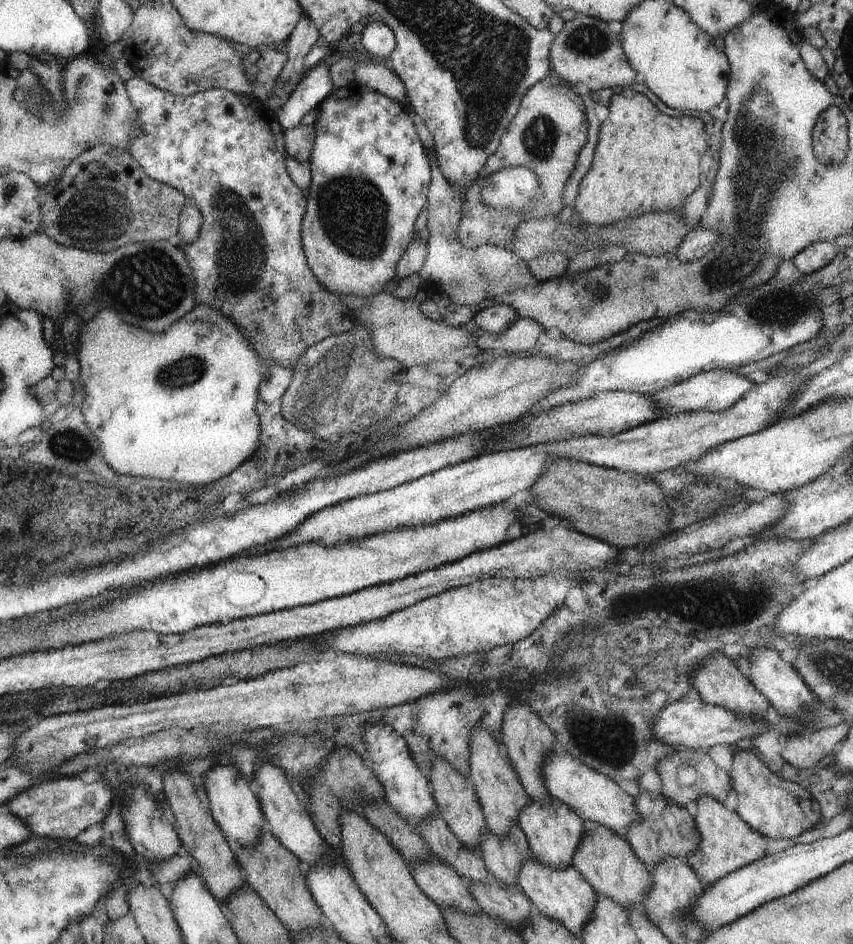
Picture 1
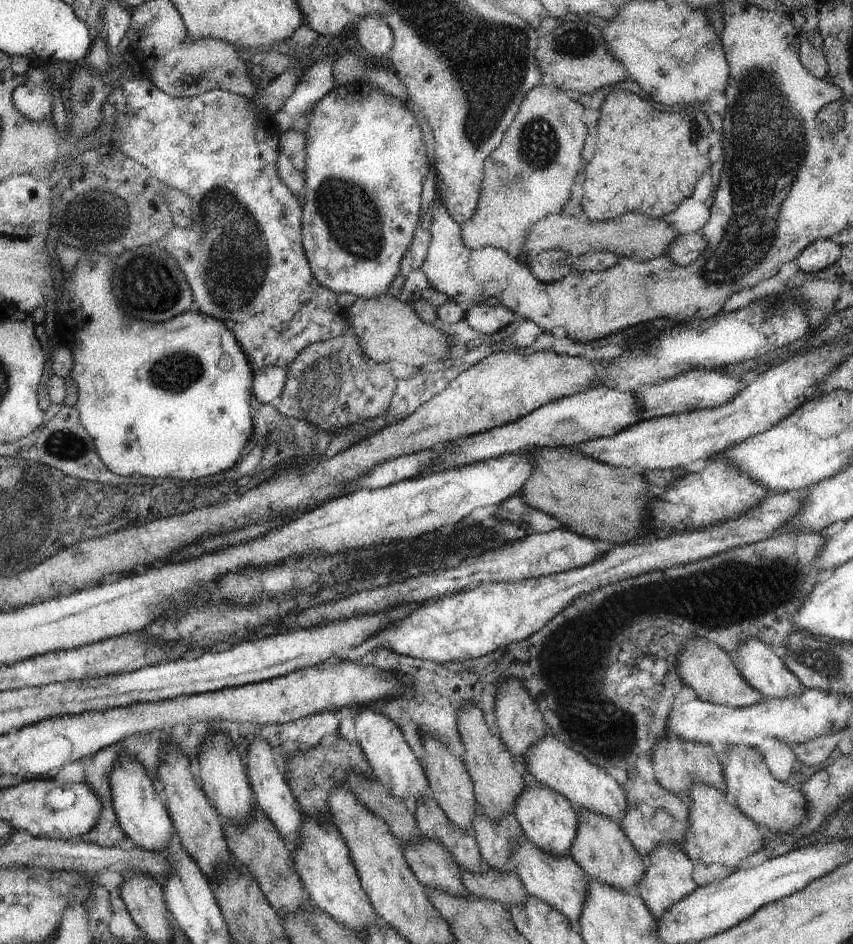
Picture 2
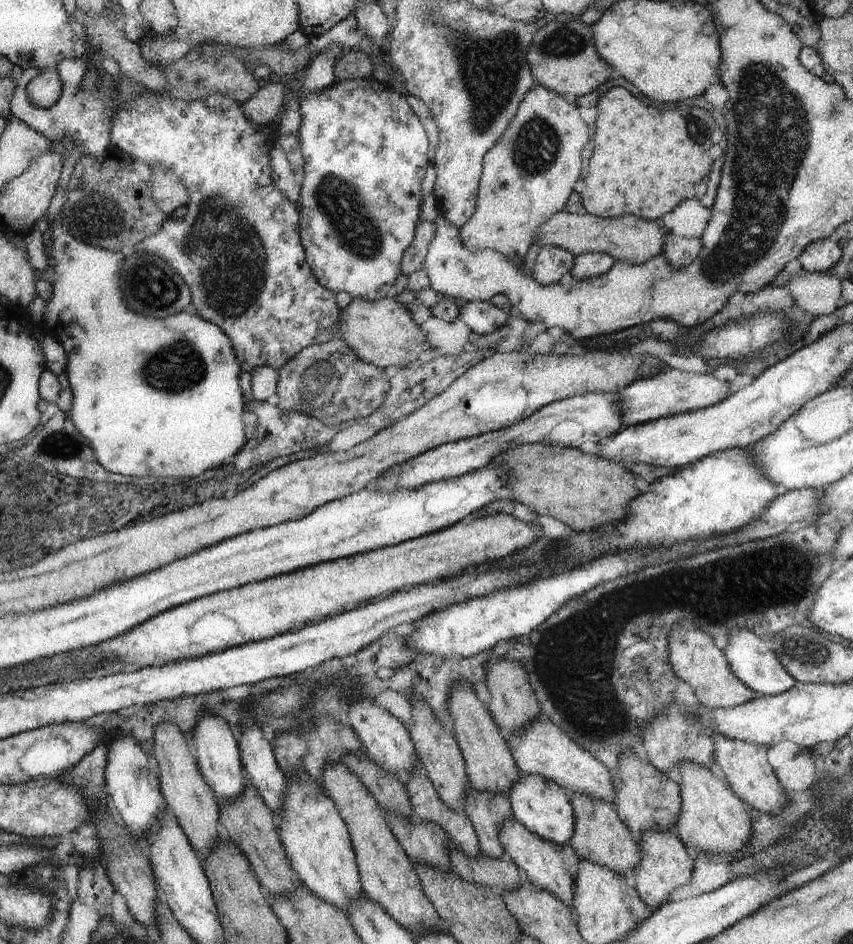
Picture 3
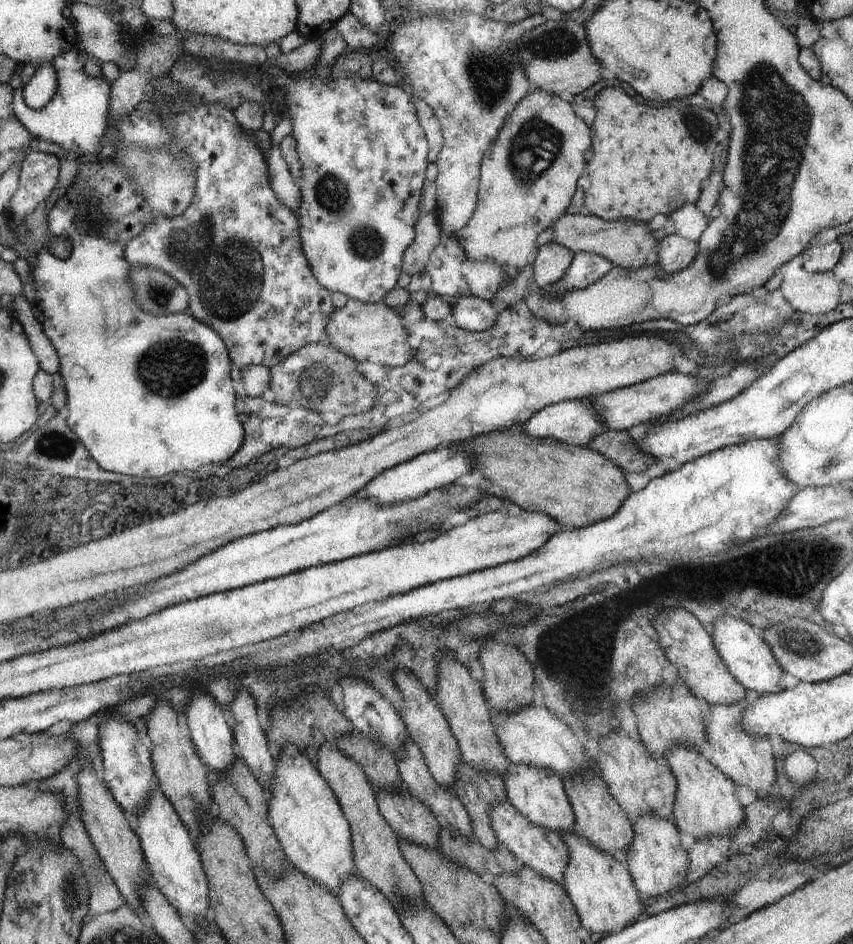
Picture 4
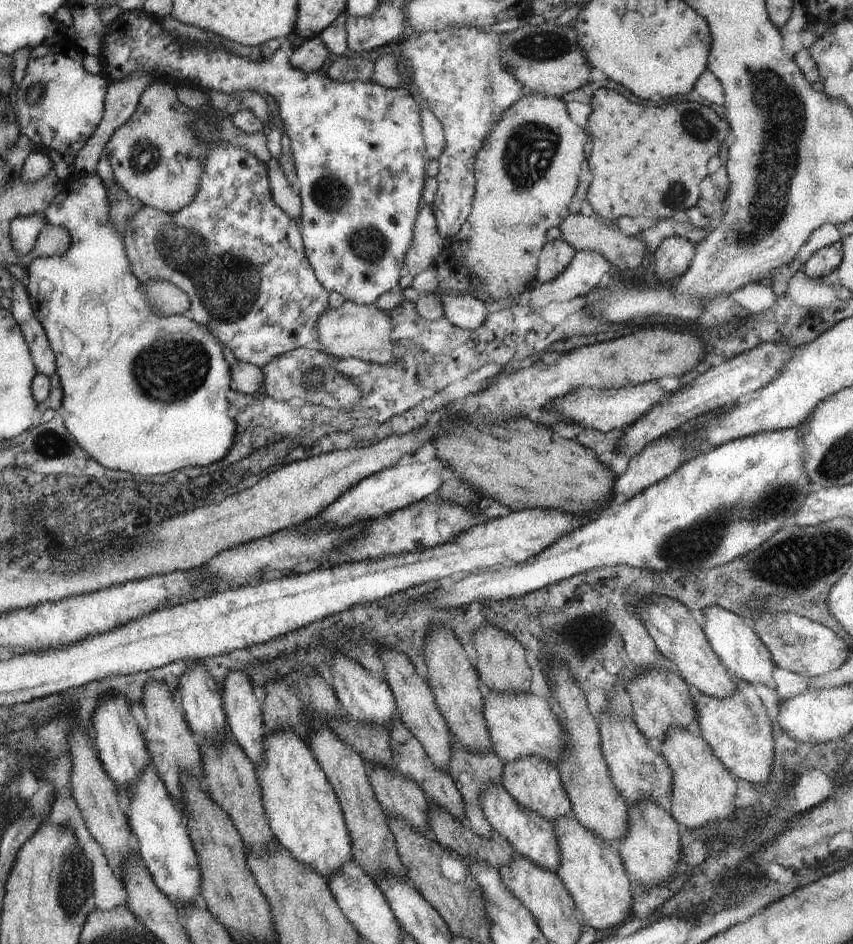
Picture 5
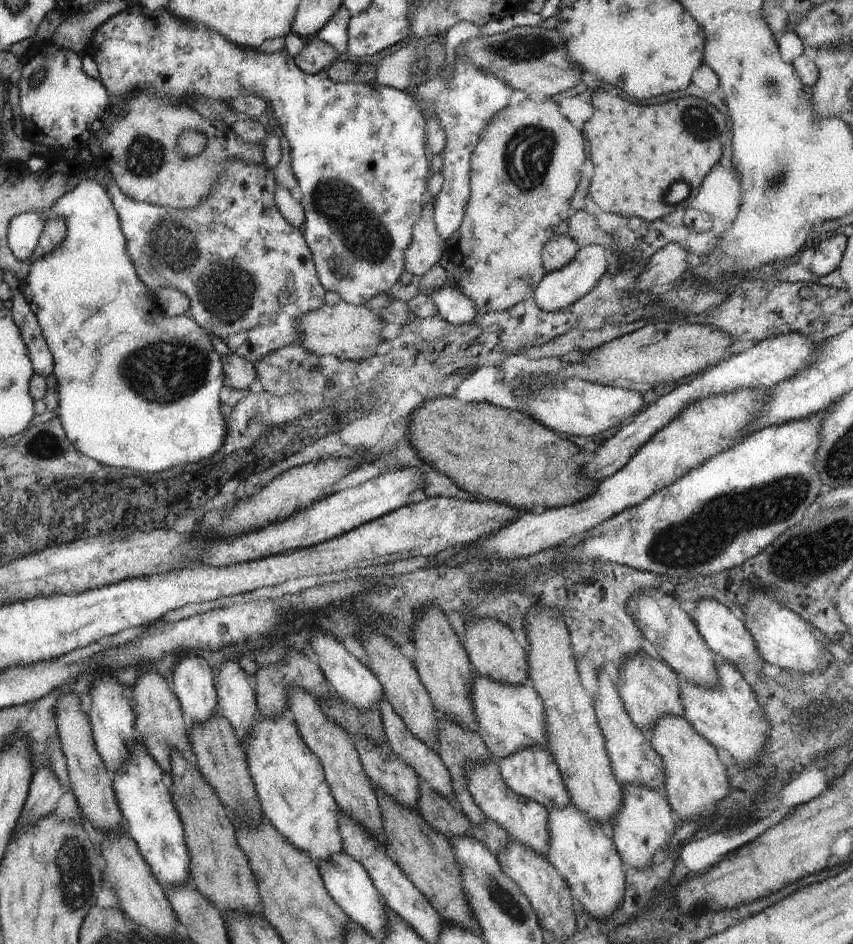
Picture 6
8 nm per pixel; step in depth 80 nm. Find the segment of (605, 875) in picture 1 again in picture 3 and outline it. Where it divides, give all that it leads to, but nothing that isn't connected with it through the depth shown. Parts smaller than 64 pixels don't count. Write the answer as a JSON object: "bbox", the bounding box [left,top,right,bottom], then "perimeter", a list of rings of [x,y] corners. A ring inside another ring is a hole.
{"bbox":[568,792,639,875],"perimeter":[[[570,792],[568,796],[575,814],[574,832],[568,844],[578,856],[623,875],[625,870],[634,869],[633,866],[639,863],[638,842],[631,830],[620,820],[614,806],[586,793]]]}

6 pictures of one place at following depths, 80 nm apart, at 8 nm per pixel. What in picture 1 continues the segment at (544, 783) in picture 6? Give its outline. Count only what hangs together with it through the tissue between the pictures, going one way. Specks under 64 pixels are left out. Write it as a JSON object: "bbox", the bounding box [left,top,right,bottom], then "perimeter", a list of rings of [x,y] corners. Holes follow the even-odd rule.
{"bbox":[517,797,584,868],"perimeter":[[[552,797],[547,803],[532,801],[524,805],[517,816],[517,823],[526,835],[534,858],[552,868],[567,867],[583,833],[584,819],[565,802]]]}

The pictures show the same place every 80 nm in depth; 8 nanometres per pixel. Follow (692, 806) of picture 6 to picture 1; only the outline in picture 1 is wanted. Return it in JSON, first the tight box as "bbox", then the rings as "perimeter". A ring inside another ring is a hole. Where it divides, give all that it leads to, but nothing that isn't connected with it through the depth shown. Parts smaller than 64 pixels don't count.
{"bbox":[685,795,768,884],"perimeter":[[[708,795],[699,796],[697,805],[696,817],[693,819],[700,834],[700,843],[696,850],[685,858],[698,877],[706,879],[710,884],[765,856],[764,850],[768,844],[768,837],[746,824],[736,811],[728,810],[724,804]]]}

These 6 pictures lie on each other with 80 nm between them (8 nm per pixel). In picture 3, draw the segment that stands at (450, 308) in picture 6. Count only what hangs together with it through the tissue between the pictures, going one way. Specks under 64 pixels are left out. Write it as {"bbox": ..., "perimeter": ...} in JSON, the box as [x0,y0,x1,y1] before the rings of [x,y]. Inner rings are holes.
{"bbox":[459,300,510,334],"perimeter":[[[475,300],[460,303],[459,318],[470,330],[490,334],[506,324],[510,316],[507,309],[498,308],[488,301]]]}

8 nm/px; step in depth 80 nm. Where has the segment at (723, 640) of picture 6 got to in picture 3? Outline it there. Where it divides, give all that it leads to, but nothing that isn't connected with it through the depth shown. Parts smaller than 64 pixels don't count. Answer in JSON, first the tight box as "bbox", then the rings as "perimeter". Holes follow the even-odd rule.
{"bbox":[722,629,798,696],"perimeter":[[[732,629],[722,652],[725,654],[732,672],[760,696],[779,695],[798,685],[797,680],[790,676],[790,673],[782,666],[774,651],[768,648],[766,640],[759,637],[756,632]]]}

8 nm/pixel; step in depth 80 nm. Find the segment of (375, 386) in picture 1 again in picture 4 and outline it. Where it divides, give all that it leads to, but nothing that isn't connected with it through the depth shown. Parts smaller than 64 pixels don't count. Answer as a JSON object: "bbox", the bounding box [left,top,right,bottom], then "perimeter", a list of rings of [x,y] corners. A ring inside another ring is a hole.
{"bbox":[269,345,377,417],"perimeter":[[[306,345],[269,368],[269,388],[275,394],[274,402],[288,406],[292,400],[296,400],[302,407],[320,415],[328,411],[342,417],[365,413],[375,403],[377,389],[375,384],[354,371],[357,363],[334,349],[333,345]]]}

